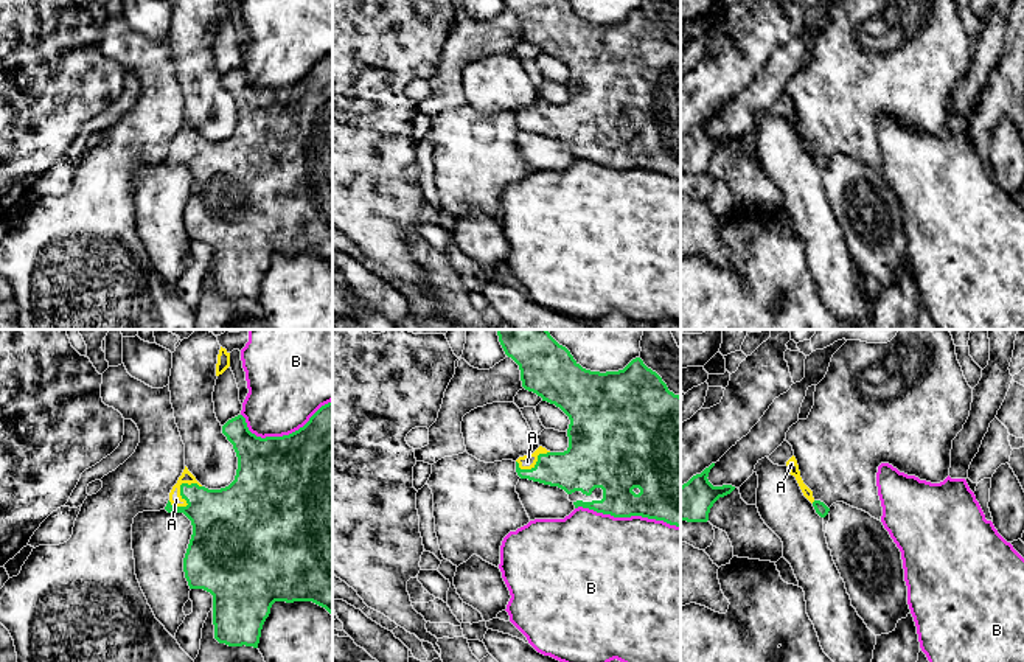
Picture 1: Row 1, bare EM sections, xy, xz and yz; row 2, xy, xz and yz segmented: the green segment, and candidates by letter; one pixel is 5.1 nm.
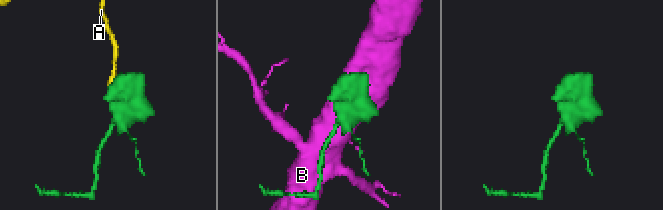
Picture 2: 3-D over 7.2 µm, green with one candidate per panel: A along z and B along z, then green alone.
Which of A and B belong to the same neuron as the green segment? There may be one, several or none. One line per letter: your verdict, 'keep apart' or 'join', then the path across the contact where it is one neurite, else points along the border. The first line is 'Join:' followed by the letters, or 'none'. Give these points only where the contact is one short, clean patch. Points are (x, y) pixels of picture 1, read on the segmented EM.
Join: A
A: join; way xy (221, 519), (181, 493), (176, 499)
B: keep apart

